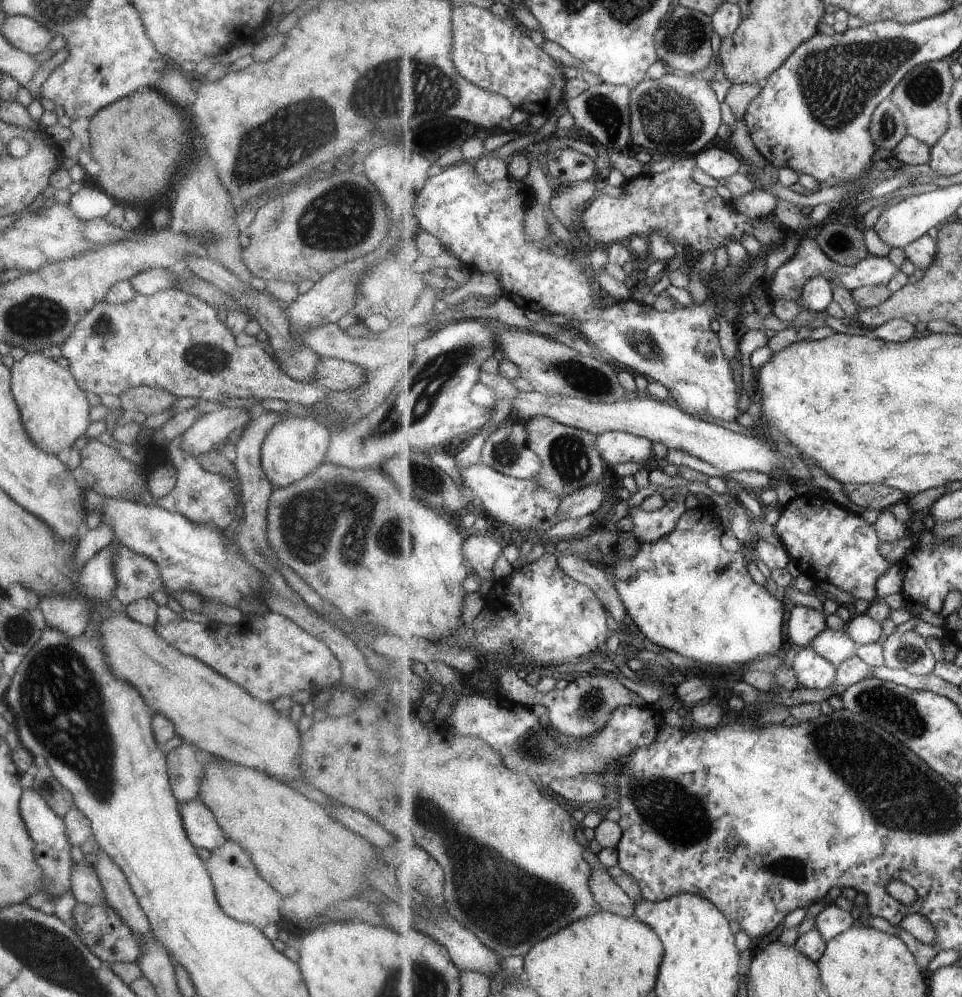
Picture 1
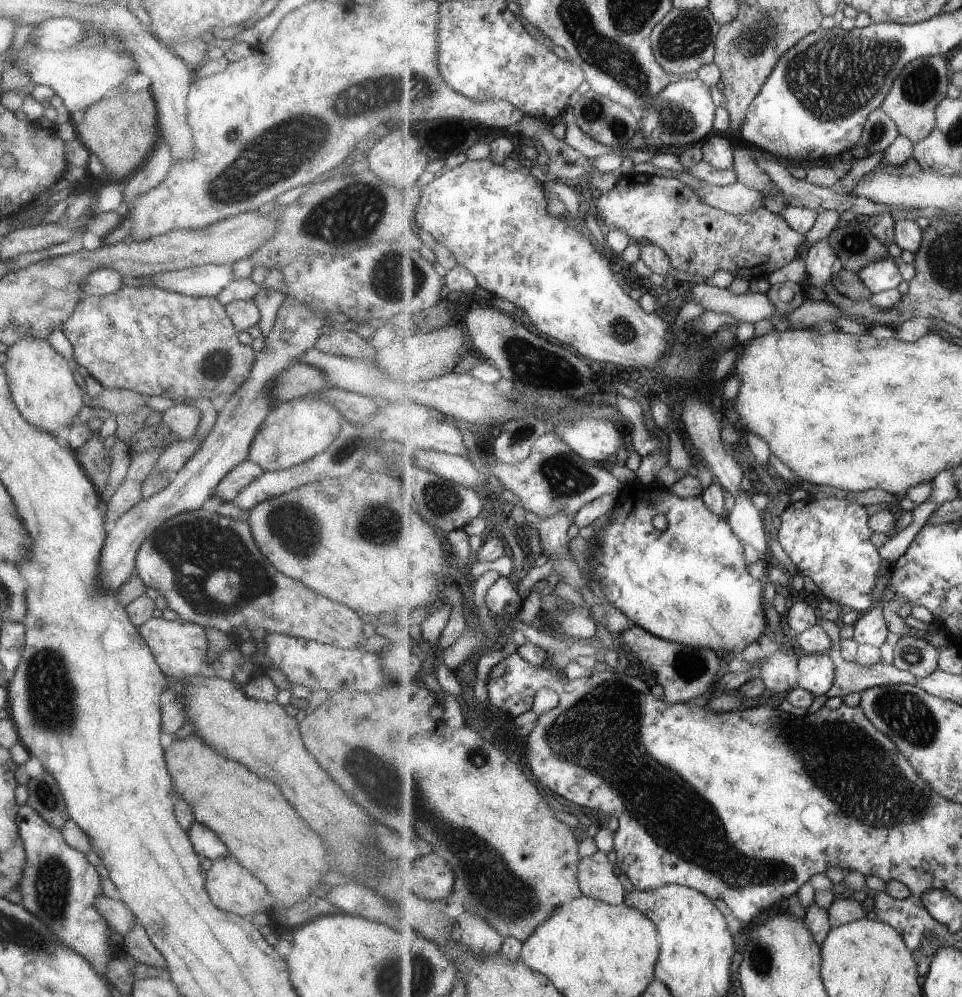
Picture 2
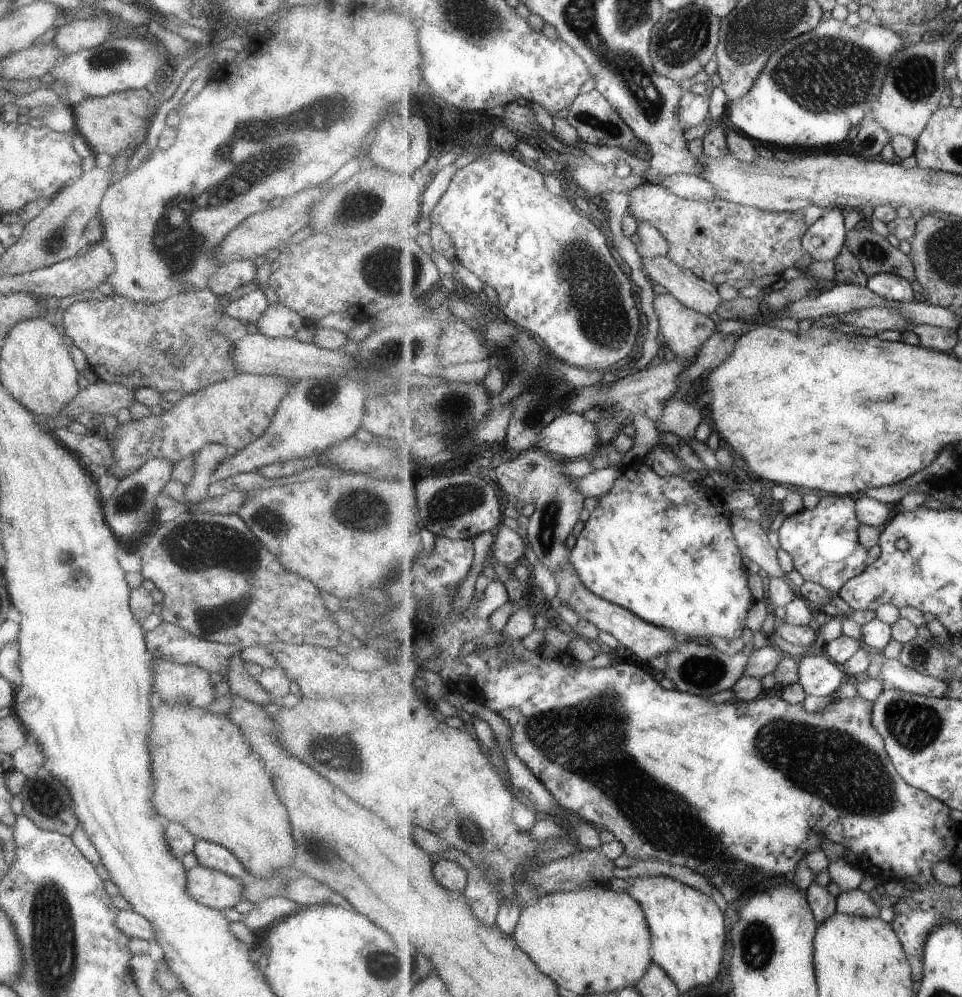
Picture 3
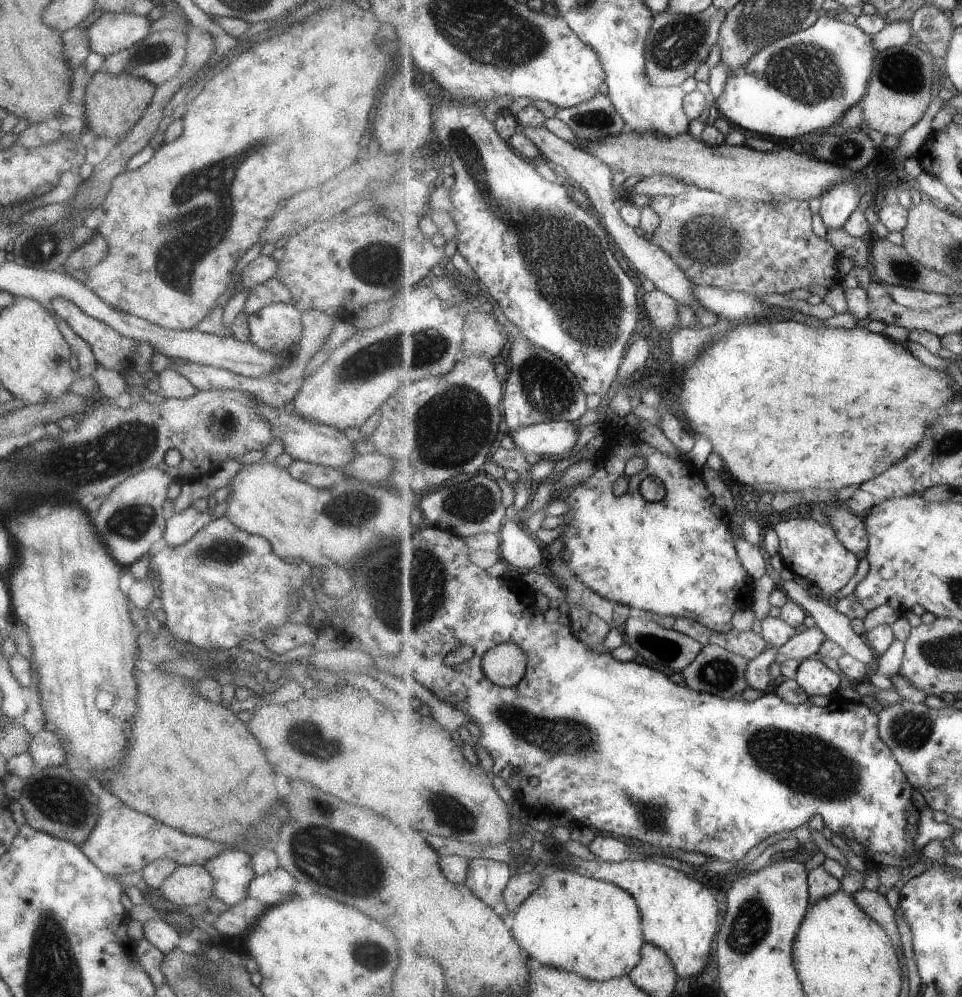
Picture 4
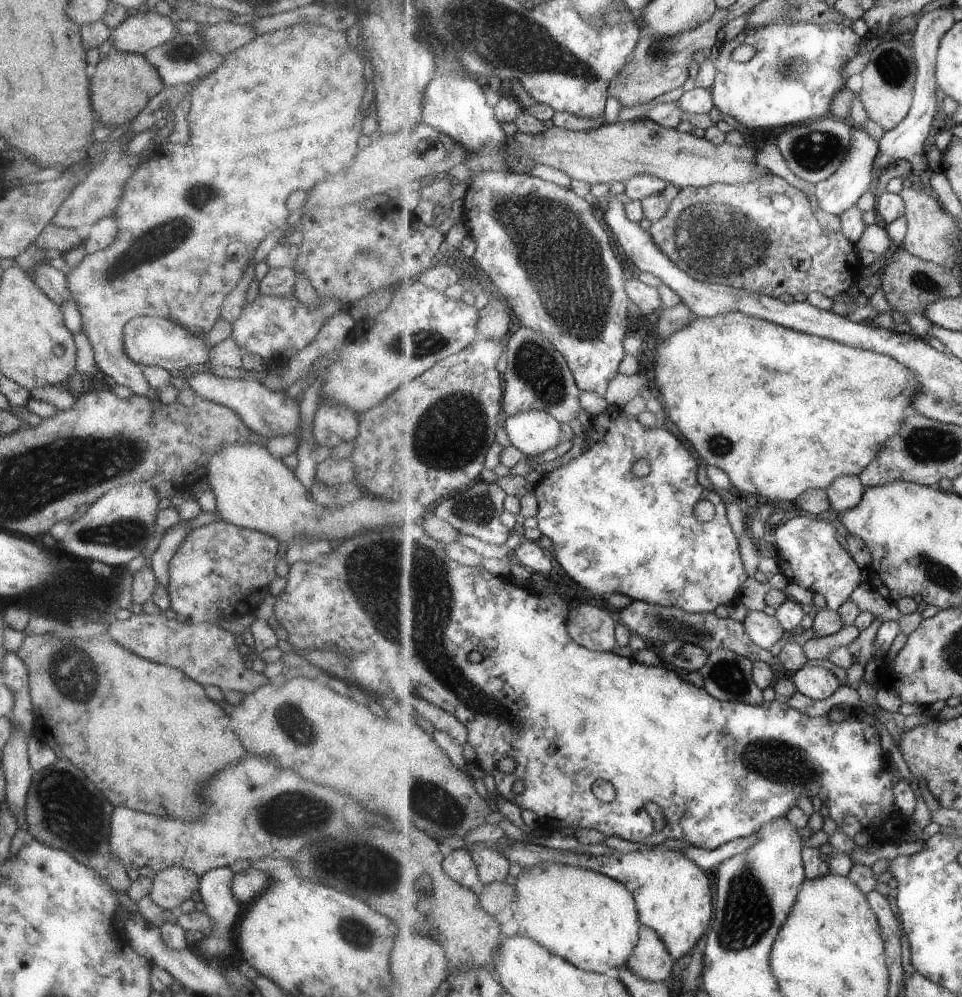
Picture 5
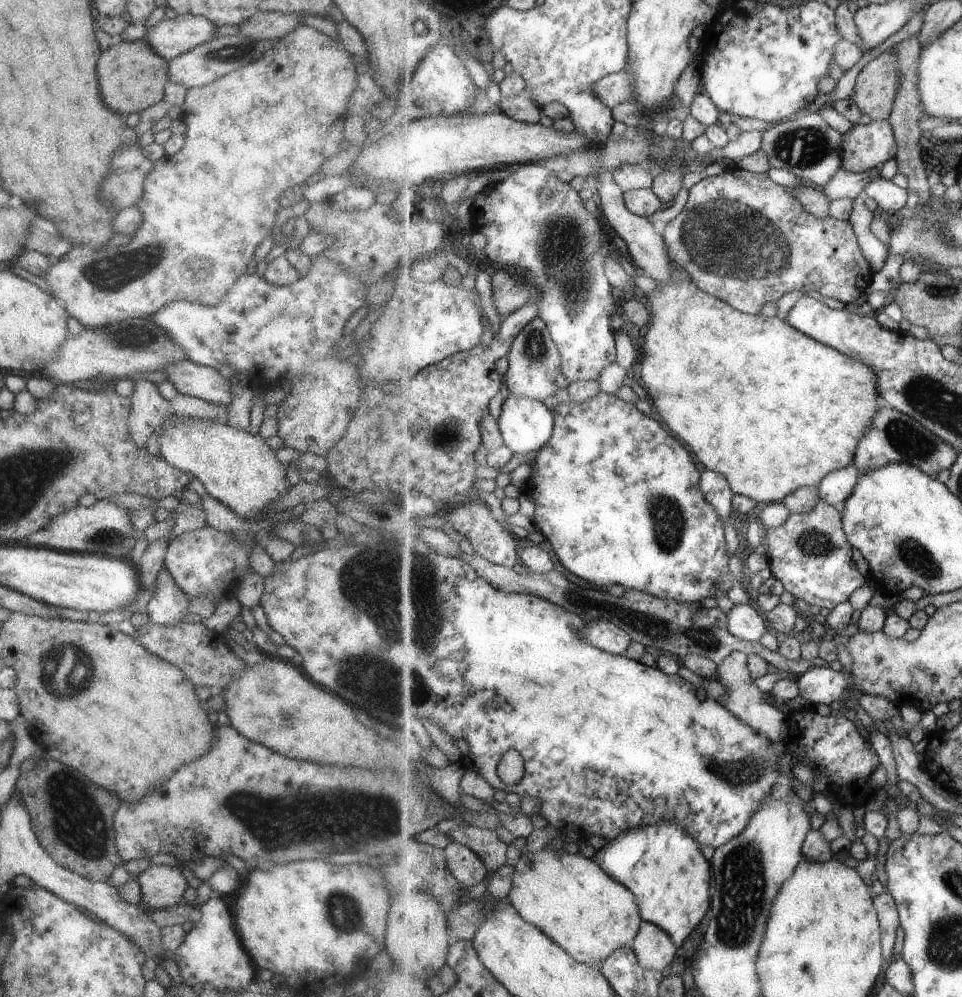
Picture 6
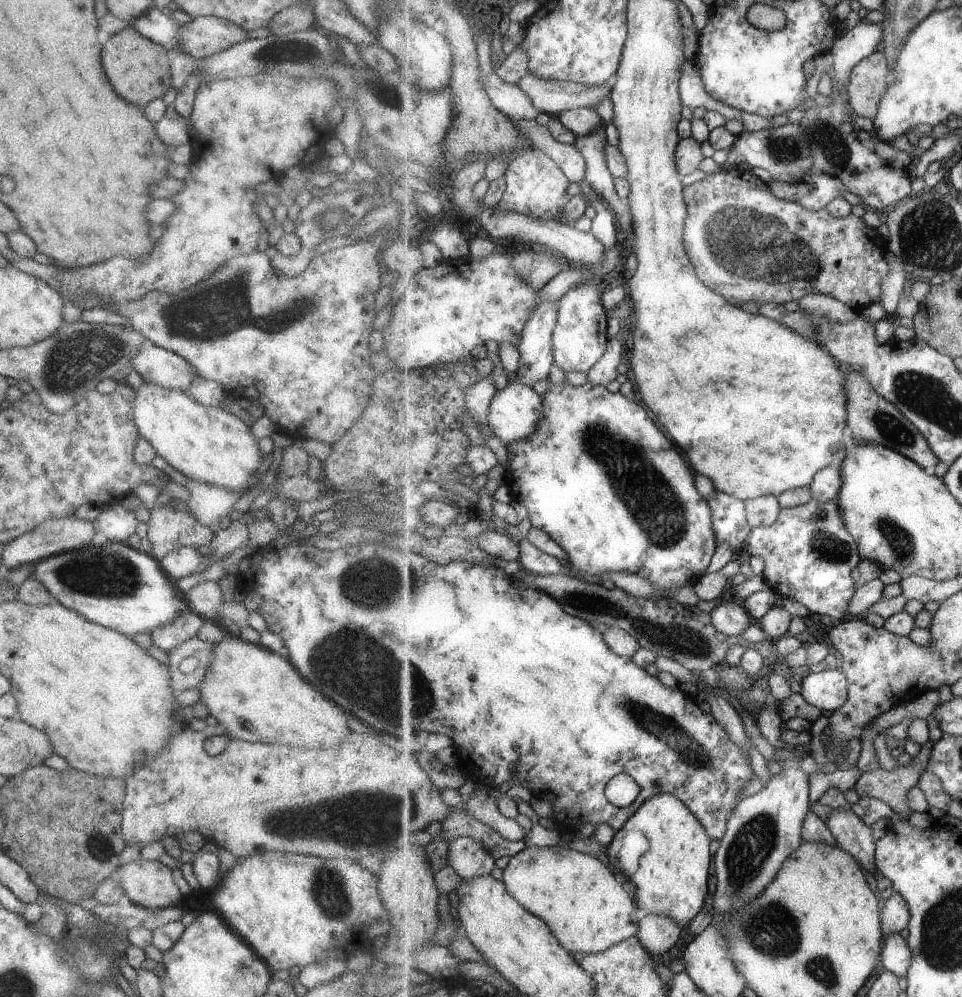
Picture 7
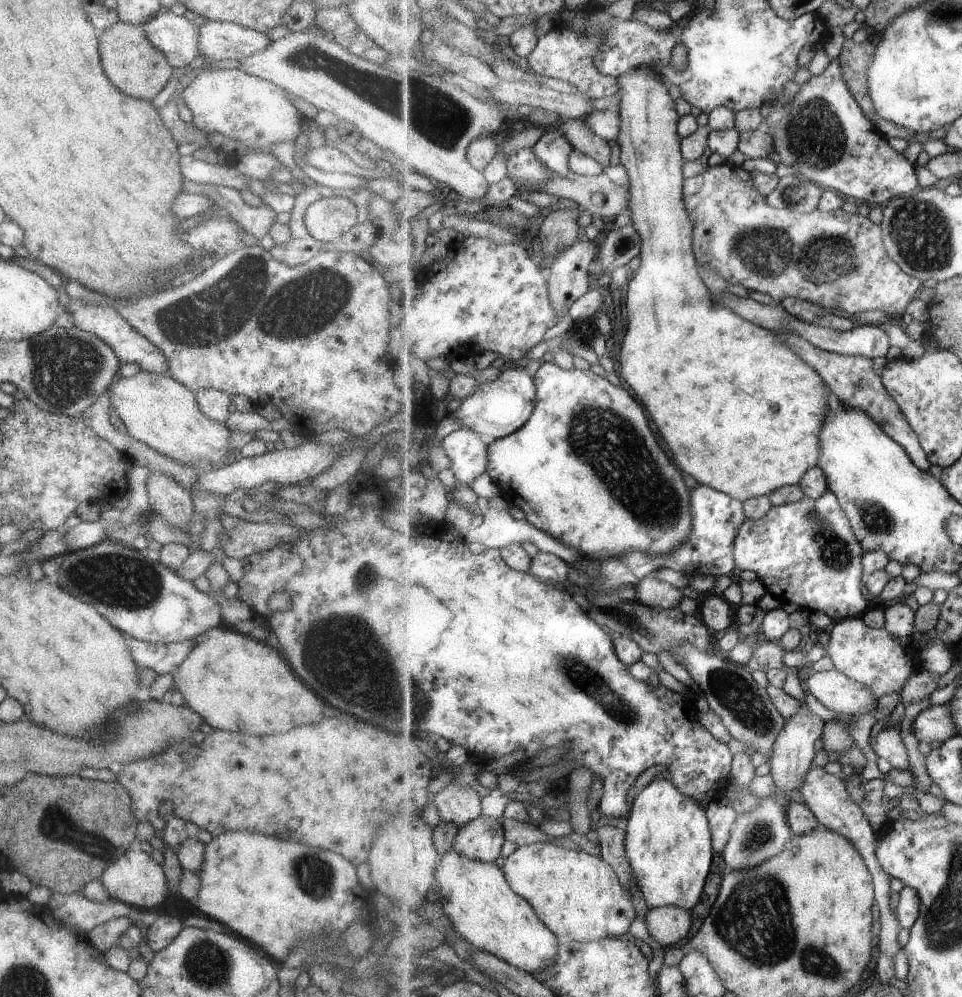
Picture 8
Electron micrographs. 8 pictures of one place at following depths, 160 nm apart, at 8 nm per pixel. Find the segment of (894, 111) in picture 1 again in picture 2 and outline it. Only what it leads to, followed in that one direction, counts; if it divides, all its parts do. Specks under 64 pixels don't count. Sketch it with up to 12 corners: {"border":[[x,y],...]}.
{"border":[[881,106],[870,114],[860,144],[885,152],[900,135]]}

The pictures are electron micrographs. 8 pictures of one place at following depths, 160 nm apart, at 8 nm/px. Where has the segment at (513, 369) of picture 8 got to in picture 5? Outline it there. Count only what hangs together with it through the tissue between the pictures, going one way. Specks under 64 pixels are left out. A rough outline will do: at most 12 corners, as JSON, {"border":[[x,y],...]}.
{"border":[[545,411],[503,421],[511,444],[527,458],[557,448],[561,424]]}

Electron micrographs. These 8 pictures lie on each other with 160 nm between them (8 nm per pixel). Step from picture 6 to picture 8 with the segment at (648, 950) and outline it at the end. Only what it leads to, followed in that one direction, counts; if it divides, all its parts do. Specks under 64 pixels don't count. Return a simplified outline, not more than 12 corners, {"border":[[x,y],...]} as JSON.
{"border":[[675,905],[648,909],[645,923],[661,947],[691,932],[691,911]]}

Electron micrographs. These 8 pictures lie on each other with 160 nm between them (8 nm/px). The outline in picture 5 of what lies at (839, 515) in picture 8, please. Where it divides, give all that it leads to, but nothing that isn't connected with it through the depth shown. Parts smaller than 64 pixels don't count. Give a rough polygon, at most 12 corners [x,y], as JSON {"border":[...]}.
{"border":[[803,514],[775,527],[788,583],[841,608],[862,566],[838,522]]}

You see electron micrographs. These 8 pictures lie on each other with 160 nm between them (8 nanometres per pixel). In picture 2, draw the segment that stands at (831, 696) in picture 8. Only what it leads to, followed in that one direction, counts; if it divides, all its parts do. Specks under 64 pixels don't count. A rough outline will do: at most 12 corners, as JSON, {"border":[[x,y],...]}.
{"border":[[829,655],[798,660],[798,686],[826,695],[834,686],[836,664]]}

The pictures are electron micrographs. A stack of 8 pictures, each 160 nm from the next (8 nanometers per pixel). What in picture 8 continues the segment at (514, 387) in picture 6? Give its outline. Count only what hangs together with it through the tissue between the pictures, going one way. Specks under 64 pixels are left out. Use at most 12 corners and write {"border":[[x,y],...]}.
{"border":[[577,239],[548,275],[558,320],[594,286],[588,268],[598,244]]}

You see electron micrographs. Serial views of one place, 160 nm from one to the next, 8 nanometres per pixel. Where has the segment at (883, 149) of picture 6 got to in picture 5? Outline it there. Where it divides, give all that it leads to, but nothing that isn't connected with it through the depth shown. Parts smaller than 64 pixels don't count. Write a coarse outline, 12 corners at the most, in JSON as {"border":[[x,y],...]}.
{"border":[[854,125],[850,155],[815,186],[821,209],[841,217],[872,190],[879,149]]}

